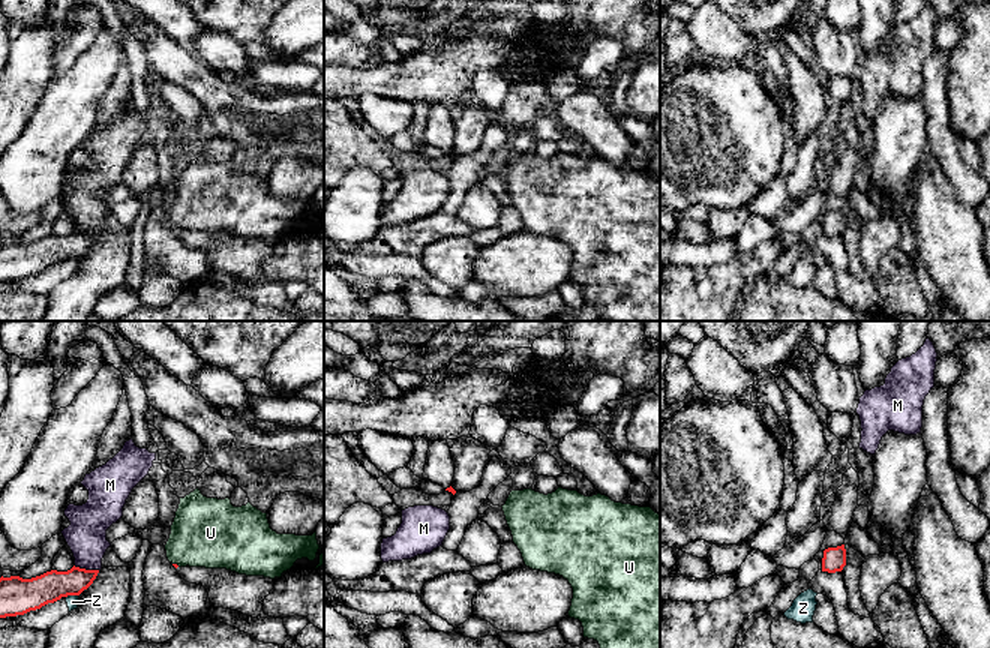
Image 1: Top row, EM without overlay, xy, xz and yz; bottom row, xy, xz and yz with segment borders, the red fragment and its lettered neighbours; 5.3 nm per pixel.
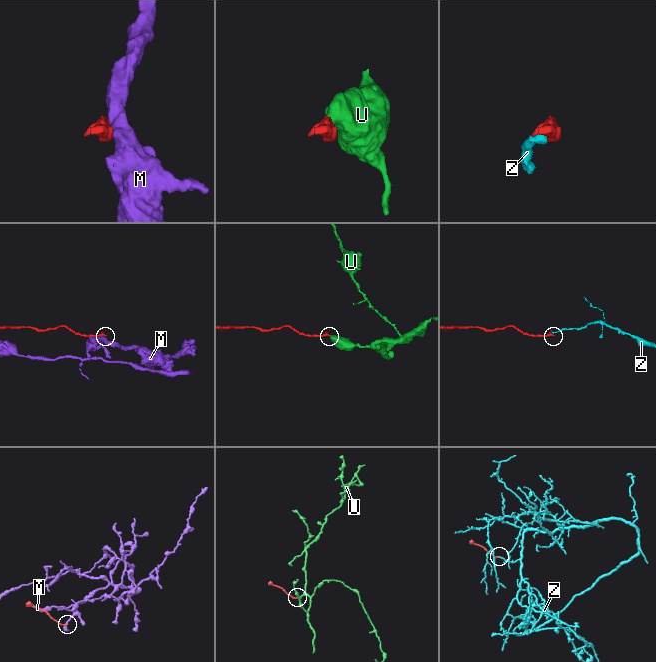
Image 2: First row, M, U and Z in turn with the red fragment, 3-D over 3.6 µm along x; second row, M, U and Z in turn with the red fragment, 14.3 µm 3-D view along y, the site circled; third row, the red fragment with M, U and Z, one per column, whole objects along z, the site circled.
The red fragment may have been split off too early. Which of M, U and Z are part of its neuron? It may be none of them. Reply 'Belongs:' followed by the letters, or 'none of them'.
Belongs: U

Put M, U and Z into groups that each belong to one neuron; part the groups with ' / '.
M / U / Z

